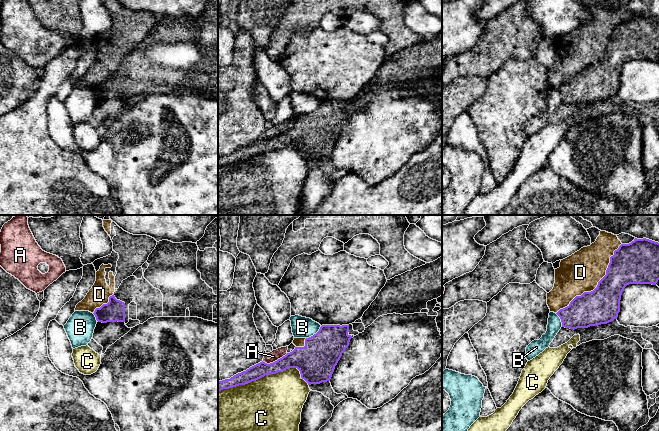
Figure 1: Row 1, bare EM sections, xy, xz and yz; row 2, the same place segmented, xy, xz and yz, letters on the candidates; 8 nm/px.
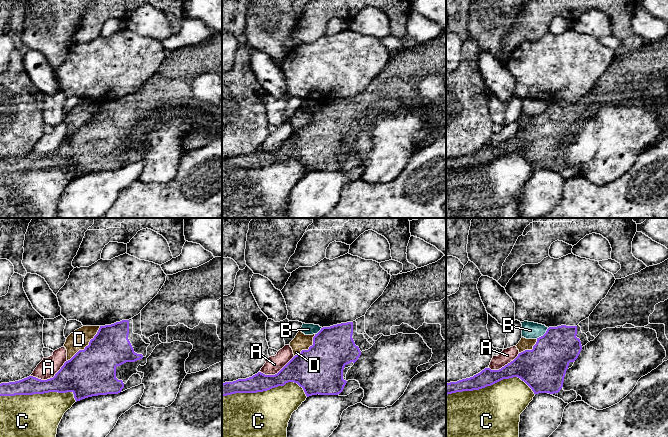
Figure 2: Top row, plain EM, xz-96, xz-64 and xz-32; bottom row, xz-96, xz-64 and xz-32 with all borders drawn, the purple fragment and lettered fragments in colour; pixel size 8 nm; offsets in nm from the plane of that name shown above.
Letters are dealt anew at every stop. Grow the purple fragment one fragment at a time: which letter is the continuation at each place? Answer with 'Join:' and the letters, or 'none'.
Join: none

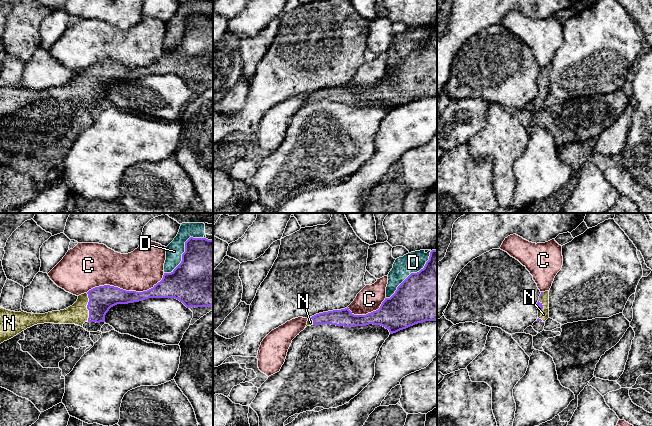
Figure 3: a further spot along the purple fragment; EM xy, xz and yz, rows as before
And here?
Join: N

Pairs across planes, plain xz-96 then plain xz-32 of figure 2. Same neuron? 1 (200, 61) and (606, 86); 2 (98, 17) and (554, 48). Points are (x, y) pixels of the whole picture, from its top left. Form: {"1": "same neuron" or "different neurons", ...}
{"1": "same neuron", "2": "different neurons"}

